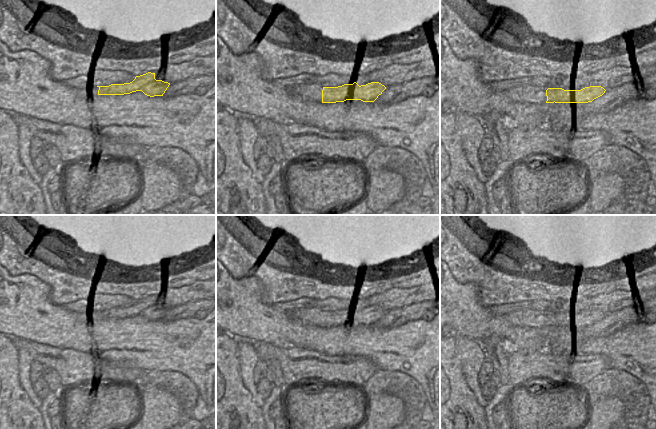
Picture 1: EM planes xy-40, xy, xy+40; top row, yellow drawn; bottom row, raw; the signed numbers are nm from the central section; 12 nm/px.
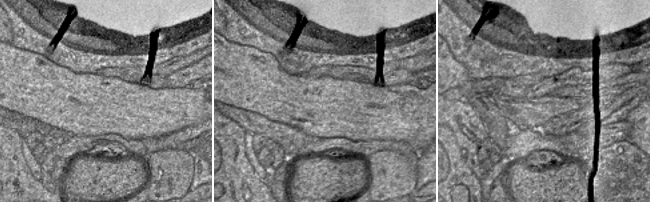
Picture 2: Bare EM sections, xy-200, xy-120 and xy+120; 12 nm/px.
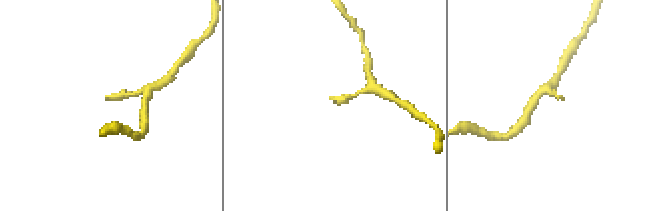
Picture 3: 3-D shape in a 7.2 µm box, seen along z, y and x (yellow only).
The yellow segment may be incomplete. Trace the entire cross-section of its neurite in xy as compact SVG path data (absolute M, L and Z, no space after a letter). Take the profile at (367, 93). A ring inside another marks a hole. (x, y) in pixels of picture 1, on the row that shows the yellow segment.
M354 82L338 87L323 87L322 103L336 103L346 100L374 102L385 89L386 87L379 82L371 82L361 86Z

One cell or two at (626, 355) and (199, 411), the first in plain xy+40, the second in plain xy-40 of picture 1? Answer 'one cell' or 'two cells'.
two cells

